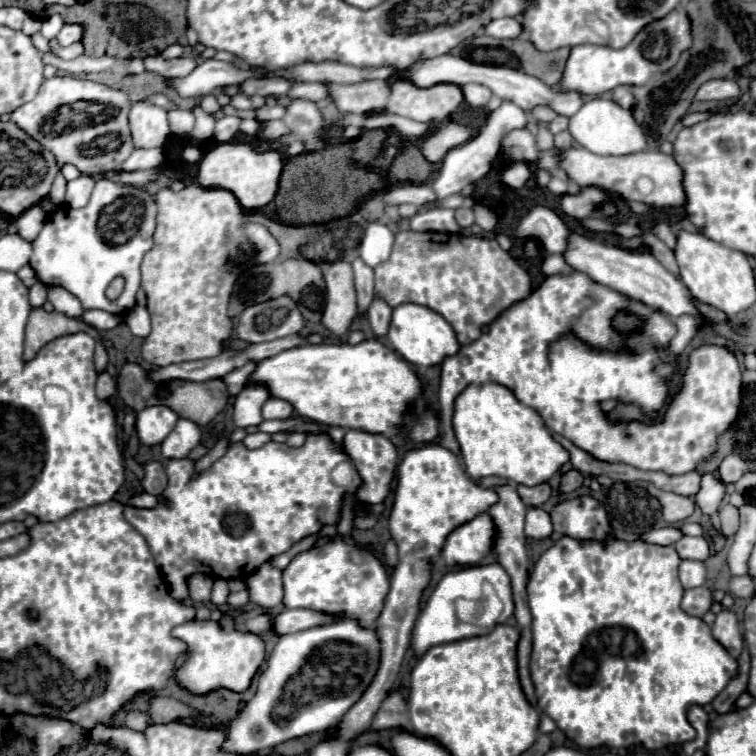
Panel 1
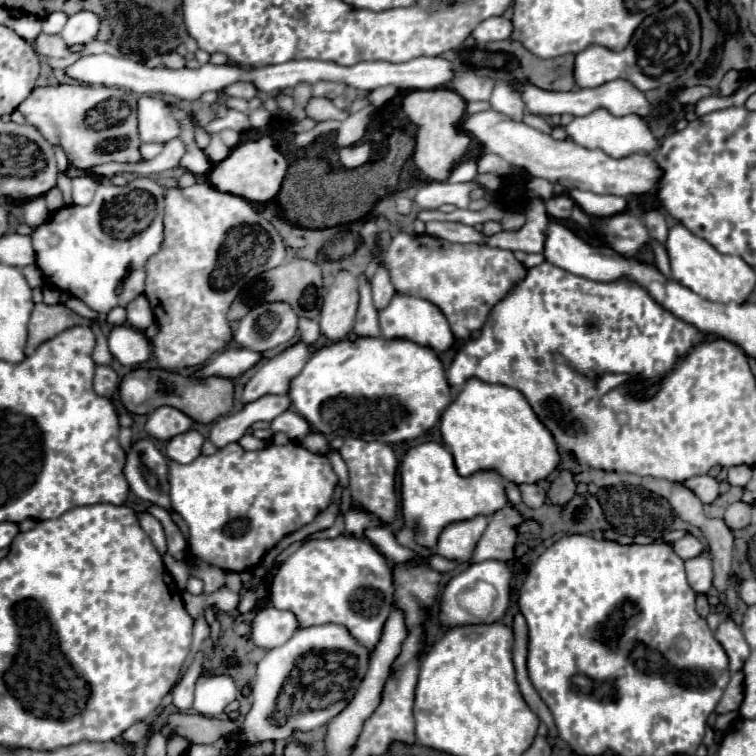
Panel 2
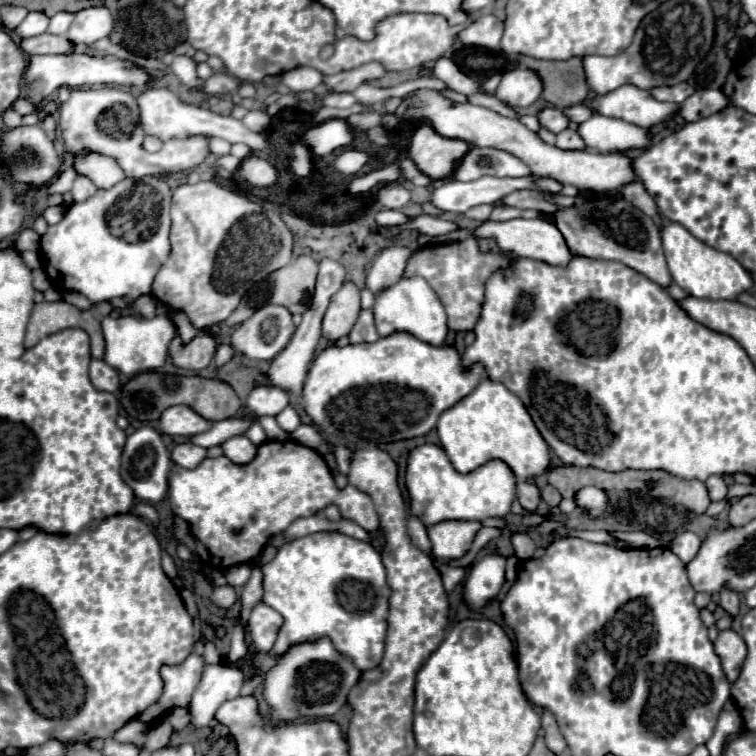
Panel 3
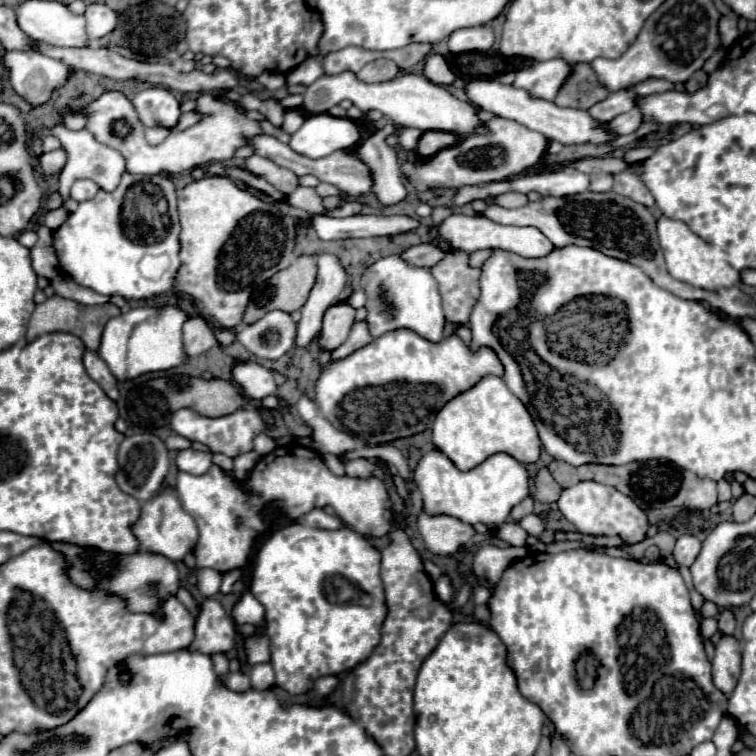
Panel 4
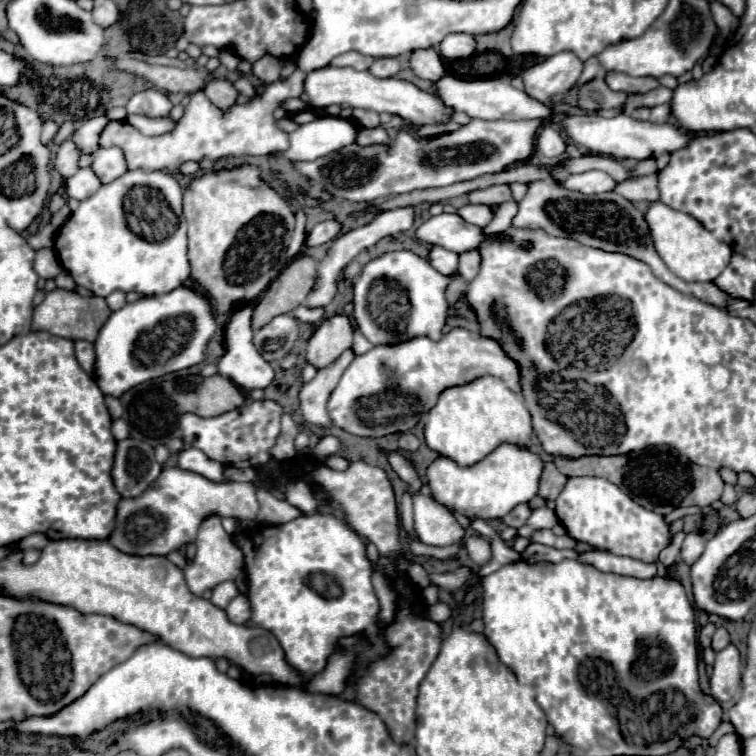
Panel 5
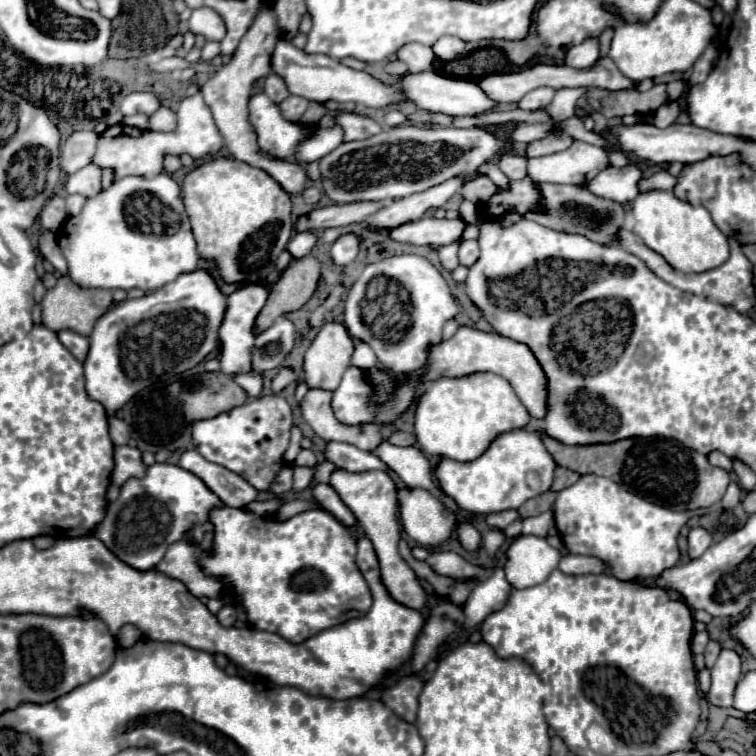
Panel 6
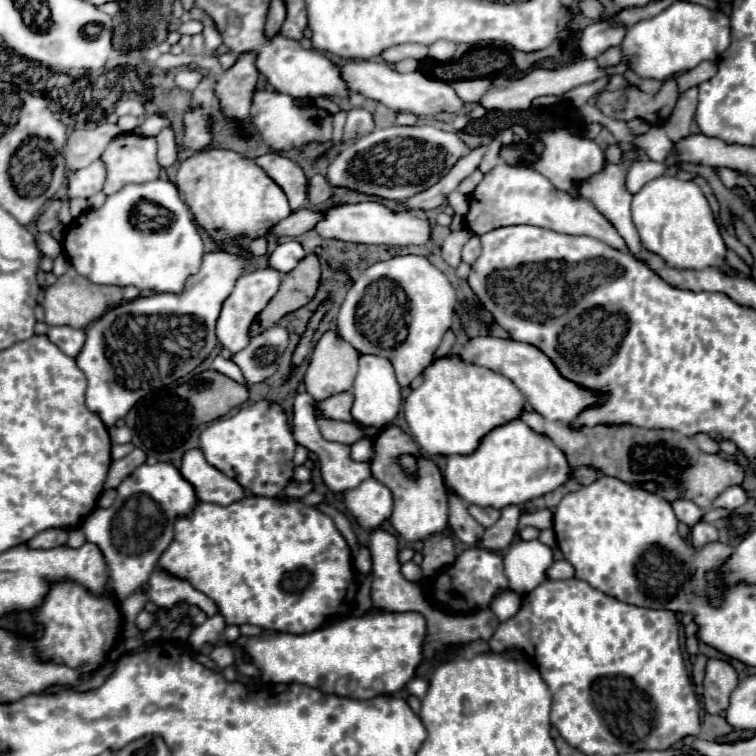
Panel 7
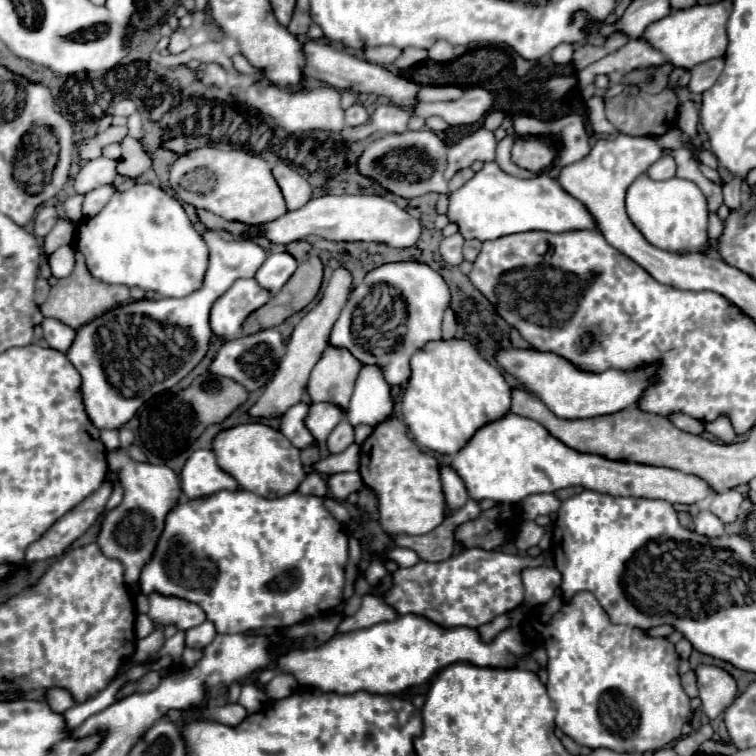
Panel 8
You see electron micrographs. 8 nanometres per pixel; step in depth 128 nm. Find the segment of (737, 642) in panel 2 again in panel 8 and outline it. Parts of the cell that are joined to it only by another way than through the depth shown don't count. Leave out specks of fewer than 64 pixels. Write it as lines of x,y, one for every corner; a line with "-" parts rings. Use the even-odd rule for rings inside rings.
702,664
696,668
702,710
708,718
718,718
736,698
736,680
718,666

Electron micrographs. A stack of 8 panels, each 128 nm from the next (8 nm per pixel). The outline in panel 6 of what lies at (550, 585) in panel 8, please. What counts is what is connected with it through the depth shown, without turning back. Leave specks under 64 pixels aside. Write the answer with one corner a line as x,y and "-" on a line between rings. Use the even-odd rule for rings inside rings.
578,554
564,556
558,568
566,574
602,574
606,572
606,564
602,560
594,556
578,556

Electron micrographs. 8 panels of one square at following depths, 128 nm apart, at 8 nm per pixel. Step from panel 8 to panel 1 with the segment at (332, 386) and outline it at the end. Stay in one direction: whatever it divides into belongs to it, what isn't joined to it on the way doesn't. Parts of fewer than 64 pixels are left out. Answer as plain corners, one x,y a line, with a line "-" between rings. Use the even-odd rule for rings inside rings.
334,262
328,266
324,278
326,278
326,308
322,324
330,332
342,336
348,332
352,320
358,316
352,266
348,262

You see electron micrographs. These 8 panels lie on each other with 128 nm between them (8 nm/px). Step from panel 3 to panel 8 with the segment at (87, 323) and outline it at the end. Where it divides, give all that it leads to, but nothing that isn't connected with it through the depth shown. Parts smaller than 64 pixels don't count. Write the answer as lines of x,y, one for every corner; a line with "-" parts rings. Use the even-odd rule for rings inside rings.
76,254
76,266
74,266
72,274
66,276
66,278
62,278
62,280
58,280
58,284
50,290
50,296
44,302
42,312
44,312
44,316
56,318
56,320
64,322
70,328
80,328
86,322
92,322
94,318
102,316
106,310
112,310
114,306
126,304
128,300
130,300
130,290
126,286
106,284
106,282
94,278
88,272
82,254

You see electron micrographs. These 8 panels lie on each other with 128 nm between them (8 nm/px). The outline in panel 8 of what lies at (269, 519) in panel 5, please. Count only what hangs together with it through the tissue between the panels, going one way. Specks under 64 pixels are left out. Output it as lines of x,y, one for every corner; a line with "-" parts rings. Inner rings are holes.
196,450
182,468
182,490
188,500
206,498
222,490
236,490
238,484
230,474
218,468
212,450

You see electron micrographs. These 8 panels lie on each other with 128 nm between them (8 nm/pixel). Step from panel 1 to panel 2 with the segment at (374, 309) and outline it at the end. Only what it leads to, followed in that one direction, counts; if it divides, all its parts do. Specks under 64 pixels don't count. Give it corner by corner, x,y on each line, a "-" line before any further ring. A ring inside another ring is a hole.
380,266
378,272
372,278
372,294
374,294
374,306
376,306
376,310
386,308
390,304
392,296
396,294
394,288
392,288
392,284
390,284
388,270
384,266

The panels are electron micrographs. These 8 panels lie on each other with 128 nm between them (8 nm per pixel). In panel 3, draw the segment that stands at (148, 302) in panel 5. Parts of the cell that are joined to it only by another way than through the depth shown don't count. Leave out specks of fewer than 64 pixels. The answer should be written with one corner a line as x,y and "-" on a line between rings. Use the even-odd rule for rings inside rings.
118,316
118,318
104,318
102,320
102,330
106,338
106,354
104,360
118,372
134,376
146,370
156,370
160,368
166,358
168,358
168,344
170,338
174,338
176,326
170,318
166,316
156,316
152,320
140,318
140,316

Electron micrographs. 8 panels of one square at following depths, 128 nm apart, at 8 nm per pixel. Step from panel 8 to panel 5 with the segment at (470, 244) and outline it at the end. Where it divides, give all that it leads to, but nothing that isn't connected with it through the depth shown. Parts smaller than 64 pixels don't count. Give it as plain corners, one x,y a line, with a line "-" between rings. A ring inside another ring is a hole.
470,250
460,256
458,272
464,276
466,282
472,282
474,276
478,274
478,270
480,270
480,252
478,250

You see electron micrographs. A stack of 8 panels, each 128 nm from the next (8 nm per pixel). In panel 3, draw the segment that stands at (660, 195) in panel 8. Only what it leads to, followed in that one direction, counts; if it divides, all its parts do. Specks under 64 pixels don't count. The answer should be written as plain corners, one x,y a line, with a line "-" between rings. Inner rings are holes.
666,224
662,228
662,244
672,280
690,296
706,300
736,300
738,294
746,292
754,284
752,274
742,268
742,264
734,256
706,246
704,242
694,238
682,224

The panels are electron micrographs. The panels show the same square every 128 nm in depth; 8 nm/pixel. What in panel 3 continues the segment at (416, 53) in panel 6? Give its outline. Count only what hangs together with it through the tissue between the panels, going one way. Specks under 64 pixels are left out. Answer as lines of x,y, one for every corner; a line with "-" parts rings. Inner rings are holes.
440,58
434,64
434,76
440,78
448,88
468,96
476,92
488,92
492,94
500,82
500,74
490,74
490,76
468,76
464,74
454,60
450,58

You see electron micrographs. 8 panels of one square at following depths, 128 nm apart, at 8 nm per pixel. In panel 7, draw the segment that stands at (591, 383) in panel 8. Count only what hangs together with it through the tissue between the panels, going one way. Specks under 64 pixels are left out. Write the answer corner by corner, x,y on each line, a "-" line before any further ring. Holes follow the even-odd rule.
476,336
466,342
466,346
458,354
464,362
472,362
484,368
490,368
506,378
510,378
520,392
526,396
532,410
542,414
546,420
560,420
560,422
572,422
586,406
602,404
606,400
604,394
594,394
558,374
554,370
554,364
546,354
542,354
536,346
516,340
502,340
494,336

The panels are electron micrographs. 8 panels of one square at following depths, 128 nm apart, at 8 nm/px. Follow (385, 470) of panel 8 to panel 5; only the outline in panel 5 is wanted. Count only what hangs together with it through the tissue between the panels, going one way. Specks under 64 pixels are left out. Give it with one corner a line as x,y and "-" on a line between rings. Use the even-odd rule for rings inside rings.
412,432
402,434
400,440
398,440
398,444
400,444
400,448
404,448
404,450
408,450
408,452
414,452
414,450
420,448
420,440
418,440
-
414,494
414,530
420,542
430,546
450,546
464,538
466,530
452,512
434,502
430,496

